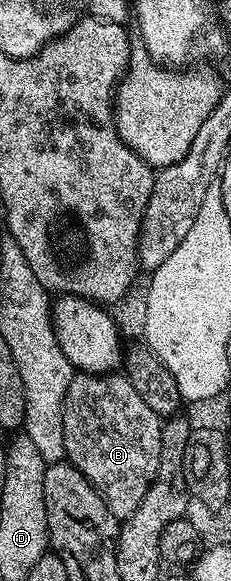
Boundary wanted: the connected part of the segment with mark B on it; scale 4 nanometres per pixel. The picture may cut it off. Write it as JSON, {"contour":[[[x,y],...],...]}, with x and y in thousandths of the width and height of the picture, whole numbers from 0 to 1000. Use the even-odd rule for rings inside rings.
{"contour":[[[532,642],[329,644],[281,676],[273,744],[286,788],[407,835],[502,893],[550,893],[610,869],[697,793],[710,723],[576,670]]]}

